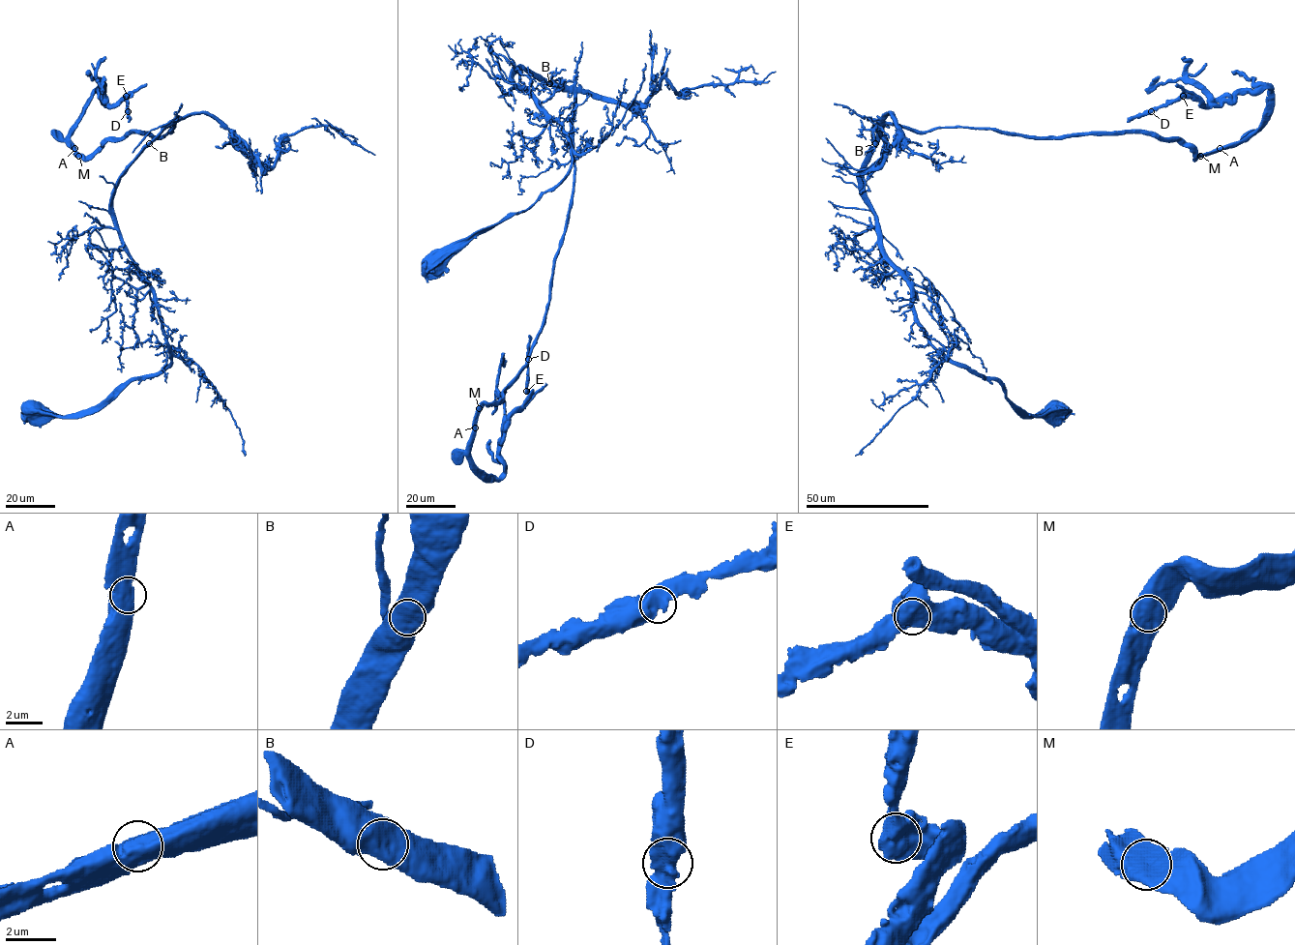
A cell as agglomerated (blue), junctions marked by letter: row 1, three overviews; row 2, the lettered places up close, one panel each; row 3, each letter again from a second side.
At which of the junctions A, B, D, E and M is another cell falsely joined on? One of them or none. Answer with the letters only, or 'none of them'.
none of them

